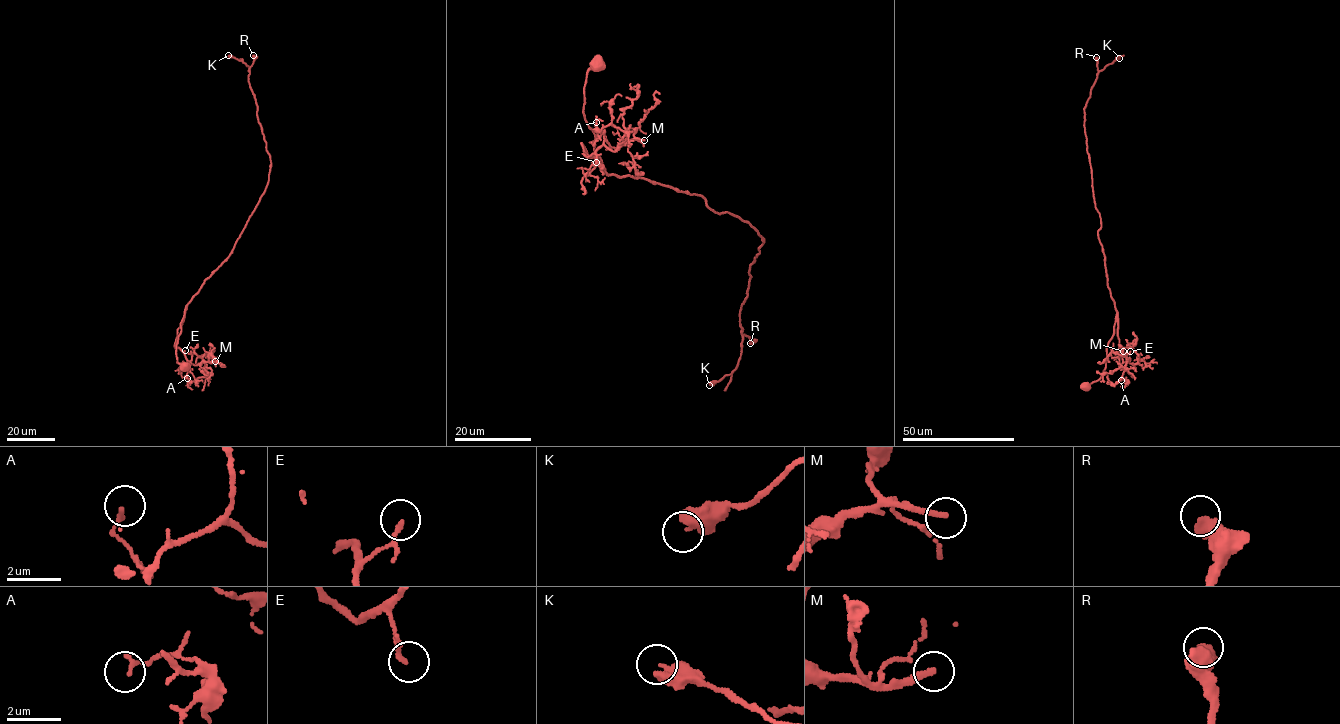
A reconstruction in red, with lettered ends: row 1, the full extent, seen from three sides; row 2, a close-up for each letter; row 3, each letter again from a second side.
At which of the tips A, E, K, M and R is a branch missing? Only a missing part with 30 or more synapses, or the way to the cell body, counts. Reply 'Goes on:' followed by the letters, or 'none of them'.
Goes on: M

